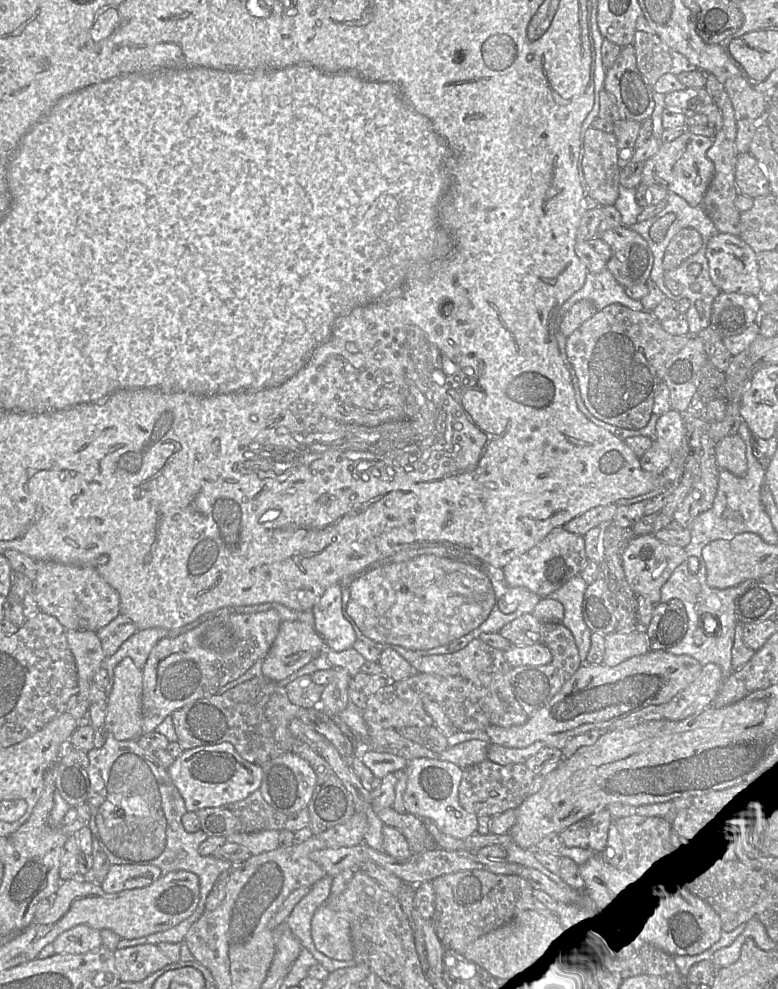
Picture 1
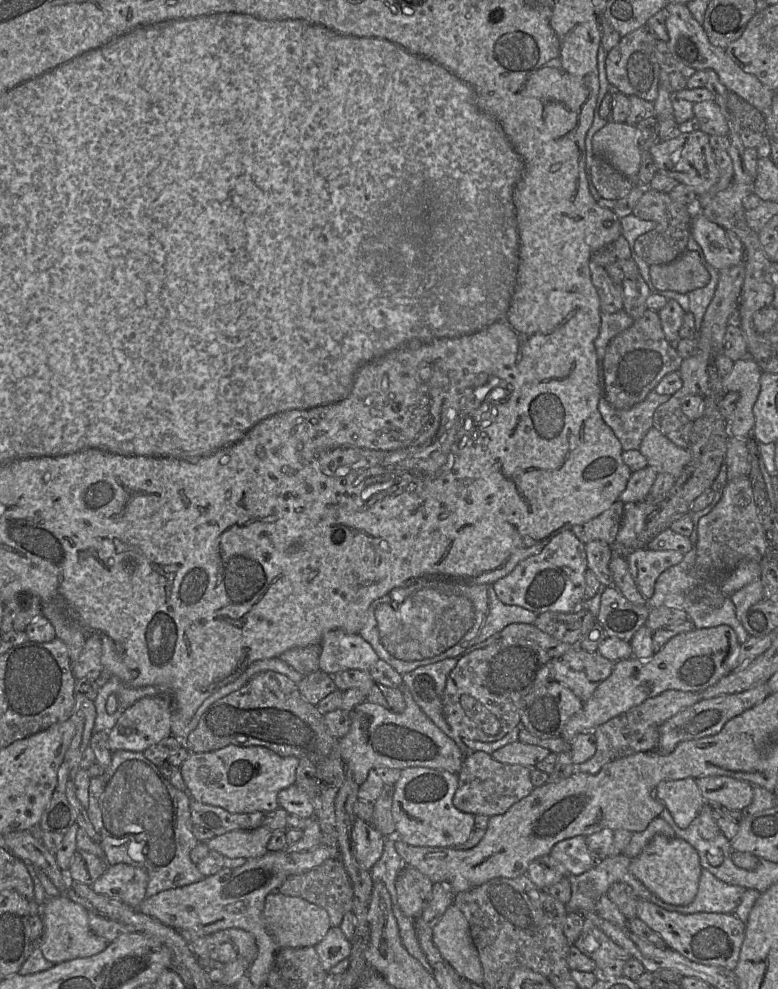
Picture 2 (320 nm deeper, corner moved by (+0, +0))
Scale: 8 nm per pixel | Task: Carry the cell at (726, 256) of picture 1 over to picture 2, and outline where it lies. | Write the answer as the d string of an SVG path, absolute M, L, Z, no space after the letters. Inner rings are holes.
M694 209L691 234L701 247L707 263L715 270L720 272L744 263L744 248L738 237L709 221L700 210Z

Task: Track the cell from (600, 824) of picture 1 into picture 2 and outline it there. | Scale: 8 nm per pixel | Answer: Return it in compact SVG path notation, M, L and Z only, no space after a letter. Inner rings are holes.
M575 836L556 843L550 856L558 862L567 875L581 875L596 864L596 859L590 853L587 836Z

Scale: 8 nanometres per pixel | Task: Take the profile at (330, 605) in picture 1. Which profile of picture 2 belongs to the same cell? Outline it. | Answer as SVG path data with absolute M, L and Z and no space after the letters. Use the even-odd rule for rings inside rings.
M331 630L323 635L320 644L319 670L331 676L350 669L370 671L380 659L359 634Z

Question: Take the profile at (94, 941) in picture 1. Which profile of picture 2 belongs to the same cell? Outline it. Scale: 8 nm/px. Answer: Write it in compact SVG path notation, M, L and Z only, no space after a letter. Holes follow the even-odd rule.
M66 895L48 897L42 906L41 917L43 934L37 941L39 941L45 959L54 964L96 955L105 950L109 944L90 929L88 911L83 906L70 900Z

